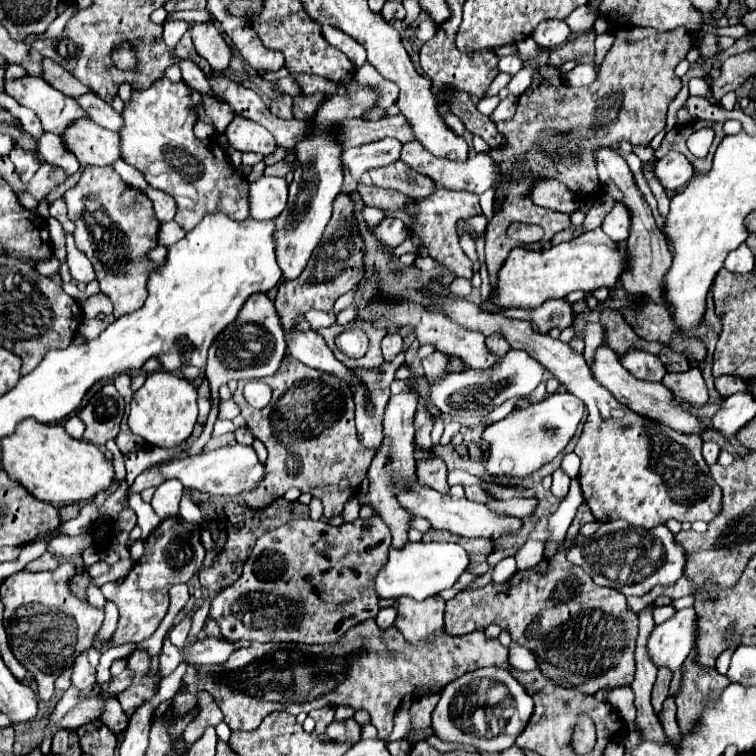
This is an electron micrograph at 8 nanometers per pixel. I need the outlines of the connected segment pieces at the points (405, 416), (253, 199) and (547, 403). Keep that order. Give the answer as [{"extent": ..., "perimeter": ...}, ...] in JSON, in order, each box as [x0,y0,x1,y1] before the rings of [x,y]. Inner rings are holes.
[{"extent":[358,385,418,545],"perimeter":[[[412,385],[410,391],[390,395],[386,411],[384,411],[384,441],[378,451],[378,455],[372,459],[372,465],[368,469],[368,493],[360,493],[358,501],[360,505],[370,505],[374,513],[388,525],[392,533],[392,545],[404,545],[408,541],[406,531],[410,529],[410,513],[402,509],[394,501],[394,481],[414,481],[416,477],[416,463],[414,463],[414,411],[418,405],[418,391]]]},{"extent":[248,177,288,219],"perimeter":[[[266,177],[248,185],[248,207],[252,219],[274,219],[286,207],[288,183],[282,177]]]},{"extent":[482,393,584,479],"perimeter":[[[552,393],[540,403],[534,403],[520,411],[512,411],[502,421],[492,423],[482,433],[482,439],[488,443],[484,455],[486,471],[492,477],[500,479],[522,479],[536,473],[570,443],[582,419],[582,413],[584,405],[572,393]]]}]

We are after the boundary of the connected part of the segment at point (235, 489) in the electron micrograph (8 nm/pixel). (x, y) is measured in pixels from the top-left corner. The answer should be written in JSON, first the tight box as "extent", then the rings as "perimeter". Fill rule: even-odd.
{"extent":[126,445,266,497],"perimeter":[[[232,445],[232,447],[220,447],[216,451],[210,453],[200,453],[194,457],[186,457],[186,459],[172,459],[172,461],[162,461],[150,469],[146,469],[144,473],[140,473],[134,483],[128,487],[126,497],[130,497],[132,493],[140,493],[148,487],[158,487],[160,483],[164,483],[166,479],[180,479],[184,487],[196,489],[200,493],[206,493],[210,497],[236,497],[242,491],[254,491],[260,487],[260,483],[266,477],[266,465],[260,461],[258,453],[250,447],[250,445]]]}

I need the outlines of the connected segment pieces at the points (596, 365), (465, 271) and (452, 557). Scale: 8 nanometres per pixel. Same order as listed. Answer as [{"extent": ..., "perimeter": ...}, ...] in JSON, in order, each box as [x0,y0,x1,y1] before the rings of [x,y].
[{"extent":[590,345,706,433],"perimeter":[[[600,345],[596,351],[594,351],[594,361],[590,365],[590,371],[592,371],[592,377],[602,385],[606,387],[622,405],[626,405],[628,409],[632,409],[634,413],[640,413],[644,417],[650,417],[654,421],[660,421],[668,427],[672,427],[674,431],[680,431],[680,433],[702,433],[706,429],[706,425],[702,421],[698,421],[696,417],[692,417],[690,413],[686,413],[678,401],[674,399],[672,391],[666,389],[662,383],[648,383],[648,381],[640,381],[640,379],[634,379],[620,363],[618,355],[608,347],[608,345]]]},{"extent":[412,189,482,277],"perimeter":[[[436,189],[432,195],[424,197],[418,201],[420,203],[420,213],[418,219],[412,225],[412,231],[422,239],[422,243],[428,247],[430,257],[444,267],[446,271],[458,275],[458,277],[472,277],[472,261],[466,257],[458,243],[458,233],[456,233],[456,221],[464,217],[472,217],[482,213],[478,195],[474,193],[464,193],[464,191],[448,191],[448,189]]]},{"extent":[372,543,466,601],"perimeter":[[[406,543],[402,549],[390,547],[388,563],[376,573],[376,577],[372,579],[372,587],[380,599],[412,597],[416,601],[424,601],[440,593],[442,589],[452,587],[466,565],[466,551],[454,543]]]}]

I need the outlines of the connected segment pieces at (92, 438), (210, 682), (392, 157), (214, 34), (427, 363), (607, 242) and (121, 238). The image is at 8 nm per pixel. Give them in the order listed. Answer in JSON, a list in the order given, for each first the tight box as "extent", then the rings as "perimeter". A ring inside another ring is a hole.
[{"extent":[78,385,124,447],"perimeter":[[[104,385],[102,391],[98,391],[78,413],[78,417],[86,425],[84,439],[98,447],[104,447],[108,439],[116,439],[122,415],[124,399],[118,395],[114,385]]]},{"extent":[182,619,510,739],"perimeter":[[[368,619],[368,621],[364,621],[364,623],[360,623],[360,625],[356,625],[354,629],[350,629],[338,643],[334,643],[334,645],[294,645],[294,643],[252,643],[250,647],[244,647],[244,649],[238,649],[238,651],[234,651],[232,655],[230,655],[230,659],[228,661],[224,661],[224,663],[218,663],[218,665],[192,665],[192,667],[188,667],[188,671],[186,671],[186,675],[184,675],[184,679],[182,679],[182,683],[186,685],[186,689],[192,693],[192,695],[198,695],[198,693],[202,693],[202,691],[208,691],[214,699],[216,699],[216,705],[222,709],[222,713],[224,713],[224,723],[232,729],[232,731],[236,731],[236,729],[242,729],[242,731],[250,731],[250,729],[256,729],[260,723],[262,723],[262,719],[266,717],[266,715],[270,715],[272,711],[286,711],[286,713],[290,713],[290,715],[298,715],[298,713],[310,713],[312,709],[320,709],[320,707],[324,707],[324,705],[350,705],[352,709],[364,709],[364,711],[368,711],[370,713],[370,723],[378,729],[378,739],[388,739],[390,737],[390,733],[392,733],[392,729],[388,729],[388,723],[386,721],[392,721],[394,717],[396,717],[396,711],[398,711],[398,707],[400,707],[400,701],[402,701],[402,697],[408,693],[408,695],[416,695],[416,697],[420,697],[420,695],[430,695],[430,693],[440,693],[448,683],[452,683],[454,679],[458,679],[458,677],[462,677],[464,673],[468,673],[468,671],[474,671],[474,669],[478,669],[478,667],[488,667],[488,665],[496,665],[496,667],[504,667],[504,669],[510,669],[508,667],[508,649],[506,647],[502,647],[496,639],[494,641],[486,641],[486,637],[484,637],[484,631],[474,631],[474,633],[470,633],[470,635],[464,635],[464,637],[450,637],[450,635],[446,635],[444,631],[442,633],[436,633],[434,637],[430,637],[430,641],[426,641],[426,645],[418,645],[418,647],[414,647],[414,645],[408,645],[406,641],[404,641],[404,637],[402,637],[402,633],[398,633],[398,629],[396,627],[390,627],[390,629],[386,629],[386,631],[382,631],[382,629],[378,629],[378,625],[376,625],[376,621],[374,619]]]},{"extent":[342,139,402,181],"perimeter":[[[382,139],[374,141],[374,145],[362,145],[358,149],[348,149],[342,153],[342,163],[348,167],[350,175],[360,181],[362,173],[372,167],[384,167],[388,163],[398,161],[402,143],[398,139]]]},{"extent":[188,19,232,71],"perimeter":[[[210,19],[206,23],[192,21],[188,25],[188,31],[194,41],[196,51],[210,63],[210,67],[216,71],[224,71],[232,57],[232,49],[224,41],[224,35],[220,33],[216,21],[214,19]]]},{"extent":[422,353,450,383],"perimeter":[[[432,353],[432,355],[428,355],[428,357],[422,361],[426,381],[428,381],[428,383],[434,383],[434,381],[442,379],[444,375],[448,375],[448,371],[446,371],[448,363],[450,363],[450,359],[448,359],[444,353]]]},{"extent":[488,229,626,309],"perimeter":[[[602,229],[586,231],[568,243],[554,245],[552,249],[534,251],[526,247],[514,247],[498,271],[498,281],[488,295],[488,303],[502,309],[538,309],[542,303],[550,299],[562,299],[572,291],[594,291],[600,287],[612,287],[616,279],[622,275],[624,267],[626,267],[626,259],[620,257],[618,243],[614,243]]]},{"extent":[64,167,160,317],"perimeter":[[[86,167],[80,175],[80,181],[64,193],[64,201],[68,205],[68,217],[74,221],[74,239],[76,247],[86,253],[86,257],[92,261],[96,269],[96,277],[100,281],[100,291],[110,297],[114,305],[114,317],[122,317],[126,313],[132,313],[134,309],[142,307],[142,301],[146,299],[146,277],[150,275],[150,269],[154,269],[154,263],[146,259],[146,251],[156,247],[156,237],[160,223],[154,217],[152,201],[138,189],[128,187],[118,173],[112,171],[112,167]]]}]

